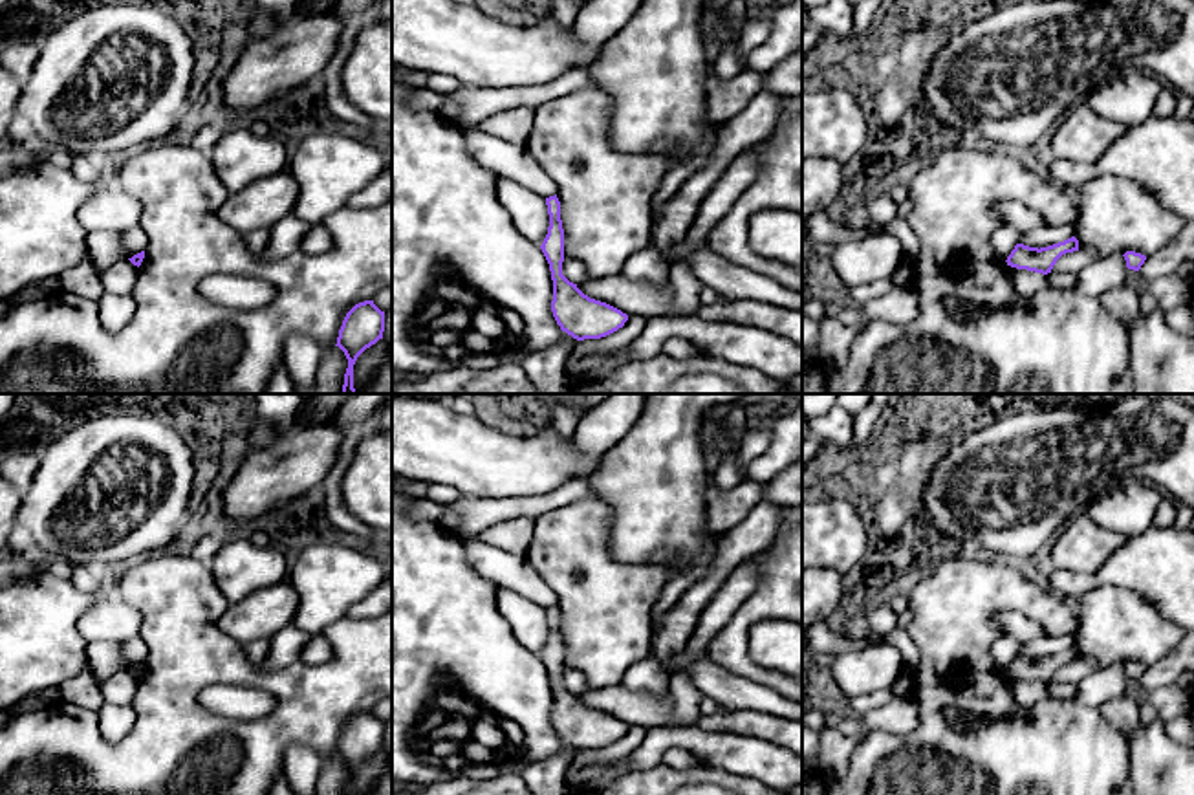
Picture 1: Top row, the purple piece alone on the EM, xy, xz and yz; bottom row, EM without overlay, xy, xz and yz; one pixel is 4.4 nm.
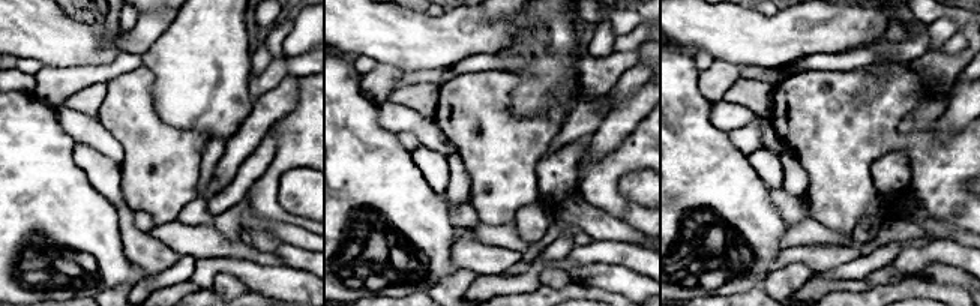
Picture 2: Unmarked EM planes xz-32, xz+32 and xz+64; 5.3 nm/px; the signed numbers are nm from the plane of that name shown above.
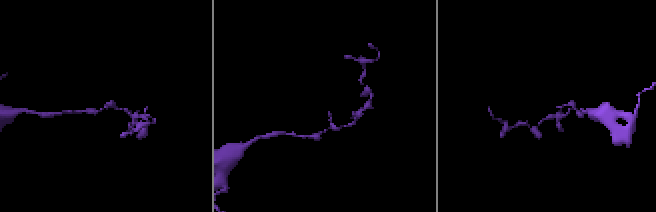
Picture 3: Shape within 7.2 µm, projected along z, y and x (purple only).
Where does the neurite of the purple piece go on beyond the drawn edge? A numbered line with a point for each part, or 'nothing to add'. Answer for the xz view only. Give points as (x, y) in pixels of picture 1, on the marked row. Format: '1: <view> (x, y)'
nothing to add

